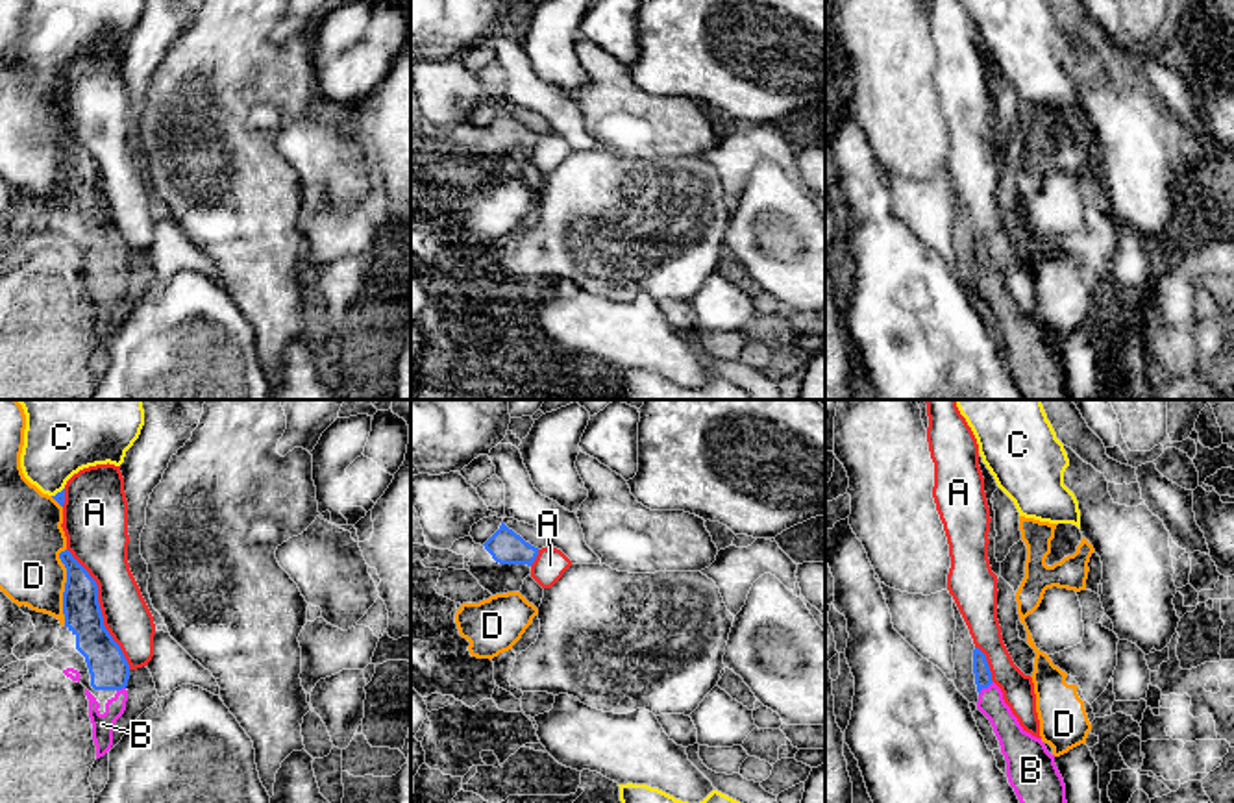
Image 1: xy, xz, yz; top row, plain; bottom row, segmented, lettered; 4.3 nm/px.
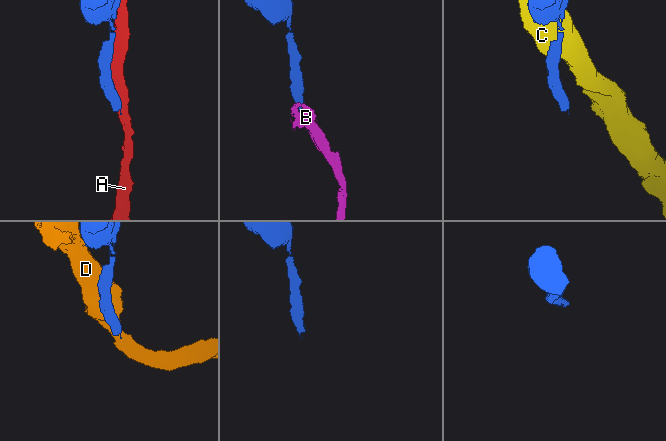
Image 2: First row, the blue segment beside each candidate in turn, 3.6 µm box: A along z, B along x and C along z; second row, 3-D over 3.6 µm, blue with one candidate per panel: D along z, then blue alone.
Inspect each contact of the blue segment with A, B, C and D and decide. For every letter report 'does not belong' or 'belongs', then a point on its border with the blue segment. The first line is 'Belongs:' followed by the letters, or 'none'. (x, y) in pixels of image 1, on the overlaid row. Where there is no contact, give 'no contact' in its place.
Belongs: B
A: does not belong | xy (100, 609)
B: belongs | yz (985, 687)
C: does not belong | xy (58, 493)
D: does not belong | xy (65, 587)

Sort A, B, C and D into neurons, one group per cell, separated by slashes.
A / B / C / D

